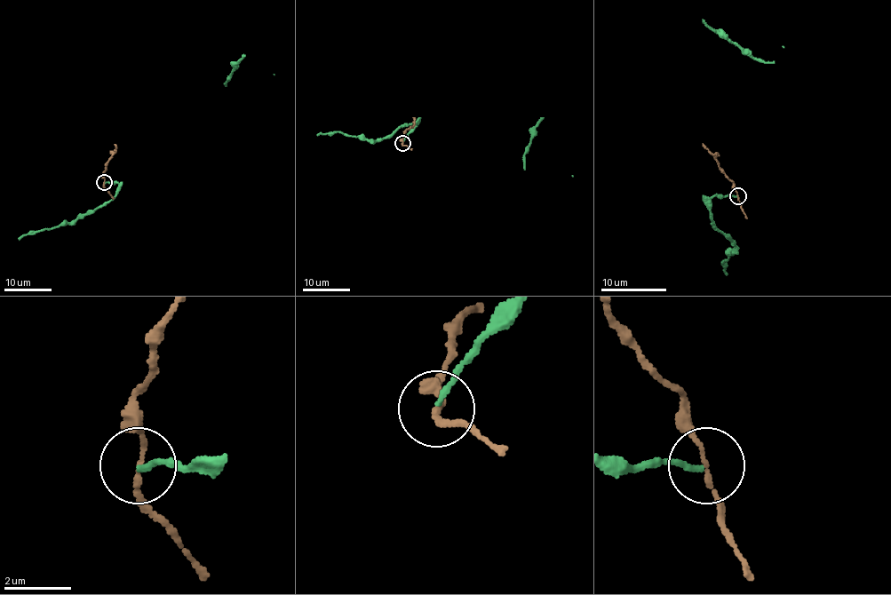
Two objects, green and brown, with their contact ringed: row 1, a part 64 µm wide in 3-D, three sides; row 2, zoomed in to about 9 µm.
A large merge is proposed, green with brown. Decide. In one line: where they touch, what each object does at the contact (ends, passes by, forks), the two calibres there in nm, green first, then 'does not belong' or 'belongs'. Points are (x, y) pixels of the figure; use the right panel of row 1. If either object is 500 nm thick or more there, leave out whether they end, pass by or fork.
place (737, 196); green ends; brown passes by; calibres 150 and 120 nm; does not belong

